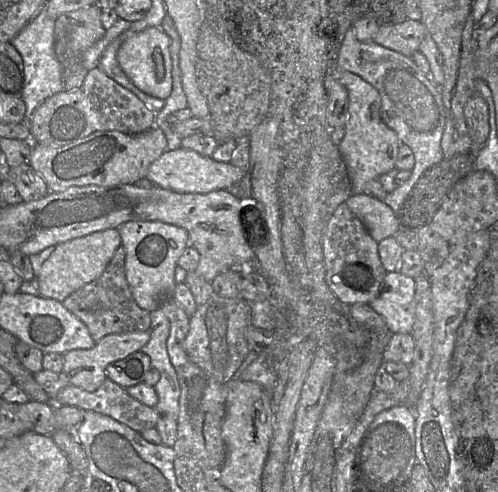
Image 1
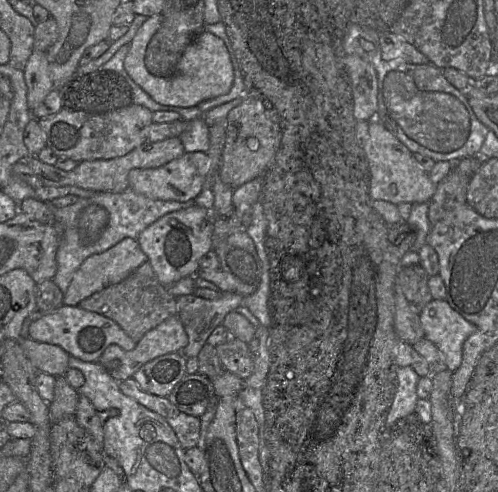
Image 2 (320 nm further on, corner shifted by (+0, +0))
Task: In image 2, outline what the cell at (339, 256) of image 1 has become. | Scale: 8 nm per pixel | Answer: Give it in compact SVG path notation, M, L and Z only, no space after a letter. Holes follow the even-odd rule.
M398 284L395 286L394 327L400 340L411 345L425 338L419 314L411 308Z

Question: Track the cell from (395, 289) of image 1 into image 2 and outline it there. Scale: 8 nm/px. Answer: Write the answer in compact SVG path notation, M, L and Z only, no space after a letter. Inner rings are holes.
M432 299L419 314L425 338L444 354L448 370L459 368L463 345L477 327L455 311L446 300Z

